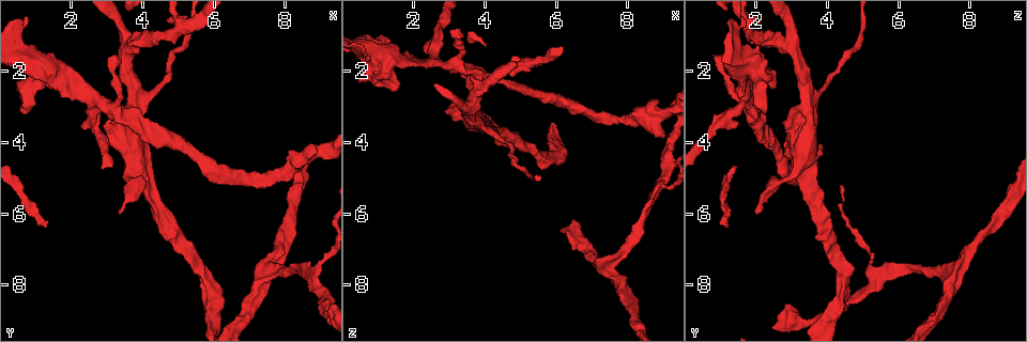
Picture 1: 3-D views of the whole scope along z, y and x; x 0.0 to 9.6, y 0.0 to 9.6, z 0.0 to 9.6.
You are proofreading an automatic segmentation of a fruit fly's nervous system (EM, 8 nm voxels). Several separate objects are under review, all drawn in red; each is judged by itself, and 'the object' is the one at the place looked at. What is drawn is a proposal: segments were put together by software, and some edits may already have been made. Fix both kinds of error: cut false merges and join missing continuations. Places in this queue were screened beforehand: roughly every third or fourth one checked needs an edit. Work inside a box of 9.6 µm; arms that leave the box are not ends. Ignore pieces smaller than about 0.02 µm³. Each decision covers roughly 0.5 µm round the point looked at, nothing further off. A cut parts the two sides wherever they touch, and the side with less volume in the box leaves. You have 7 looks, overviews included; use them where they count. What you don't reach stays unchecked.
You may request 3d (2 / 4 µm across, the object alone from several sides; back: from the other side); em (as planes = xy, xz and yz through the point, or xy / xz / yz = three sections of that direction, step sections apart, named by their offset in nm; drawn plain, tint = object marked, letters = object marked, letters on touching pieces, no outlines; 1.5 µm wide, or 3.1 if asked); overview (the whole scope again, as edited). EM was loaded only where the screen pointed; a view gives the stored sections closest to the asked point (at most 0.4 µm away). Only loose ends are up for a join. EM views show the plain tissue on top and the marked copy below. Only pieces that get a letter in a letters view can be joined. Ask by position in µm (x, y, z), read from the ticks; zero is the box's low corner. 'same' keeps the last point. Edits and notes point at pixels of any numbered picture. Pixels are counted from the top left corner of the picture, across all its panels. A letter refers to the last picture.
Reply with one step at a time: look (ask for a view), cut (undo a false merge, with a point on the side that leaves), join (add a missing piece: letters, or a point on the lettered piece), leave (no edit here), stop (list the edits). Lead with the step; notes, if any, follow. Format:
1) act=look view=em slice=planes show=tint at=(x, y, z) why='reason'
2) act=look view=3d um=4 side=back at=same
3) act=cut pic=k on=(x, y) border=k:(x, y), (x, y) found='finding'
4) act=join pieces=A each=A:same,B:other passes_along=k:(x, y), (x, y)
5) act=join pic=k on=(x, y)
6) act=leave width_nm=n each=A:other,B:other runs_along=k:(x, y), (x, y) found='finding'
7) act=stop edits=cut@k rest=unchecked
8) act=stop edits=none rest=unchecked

act=look view=3d um=4 at=(1.30, 6.35, 1.25) why='branch stops here'

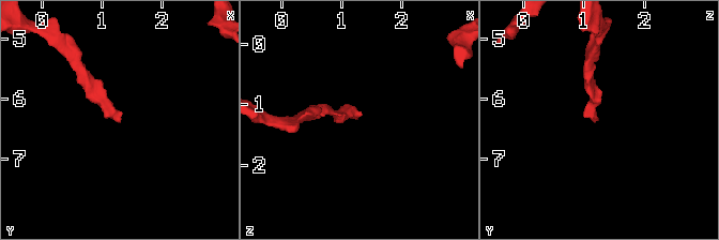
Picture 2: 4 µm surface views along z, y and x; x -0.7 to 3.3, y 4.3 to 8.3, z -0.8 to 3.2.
act=look view=em slice=xy step=8 show=letters at=(1.30, 6.35, 1.20) why='need the tissue'

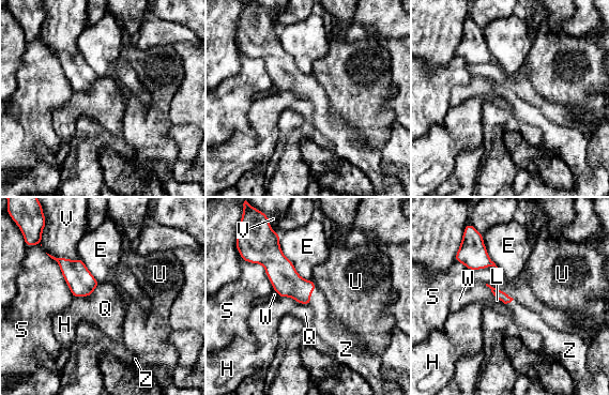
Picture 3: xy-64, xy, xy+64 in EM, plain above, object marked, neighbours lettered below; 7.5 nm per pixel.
act=join pieces=Z each=E:other,H:other,L:other,Q:other,S:other,U:other,V:other,W:other,Z:same found='the neuron continues'

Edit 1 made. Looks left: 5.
act=look view=overview

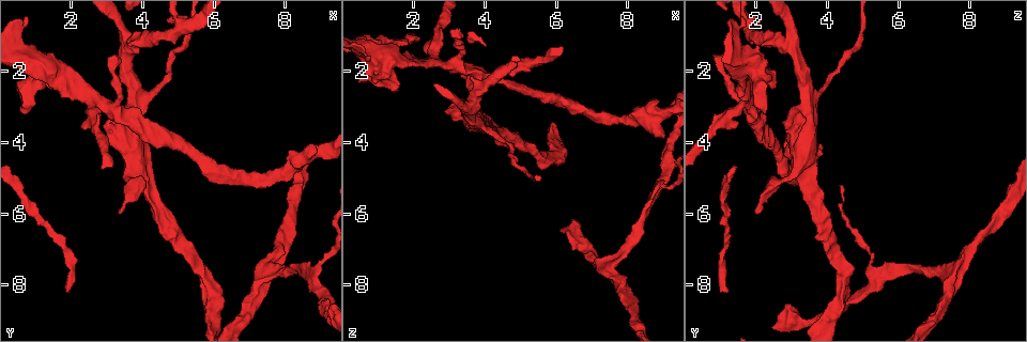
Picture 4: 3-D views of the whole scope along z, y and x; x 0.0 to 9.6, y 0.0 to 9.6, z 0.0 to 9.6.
act=look view=3d um=2 at=(0.75, 3.25, 2.25) why='free end'

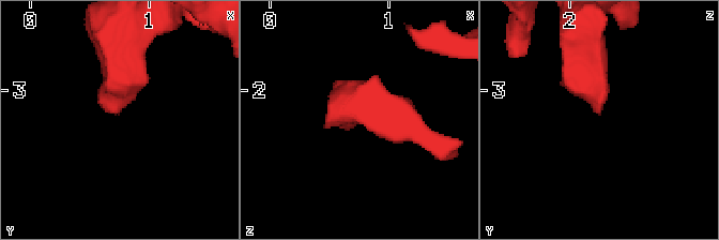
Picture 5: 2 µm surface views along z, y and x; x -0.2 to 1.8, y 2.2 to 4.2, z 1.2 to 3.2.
act=look view=em slice=planes show=letters at=(0.76, 3.18, 2.30)

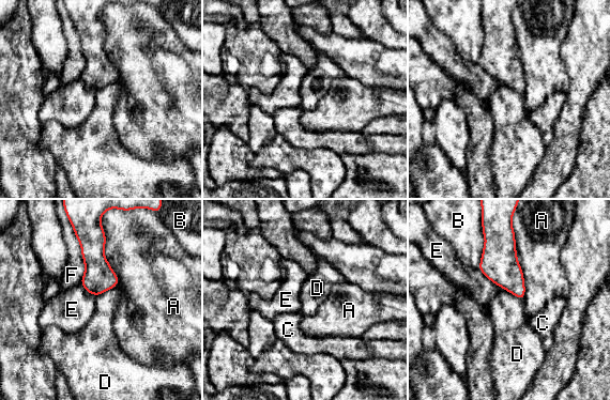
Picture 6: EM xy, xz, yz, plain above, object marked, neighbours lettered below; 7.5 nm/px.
act=leave each=A:other,B:other,C:other,D:other,E:other,F:other border=6:(513, 229), (524, 300) found='no lettered piece goes on from it'

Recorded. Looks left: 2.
act=look view=em slice=planes show=letters at=(3.40, 6.00, 2.00) why='branch stops here'

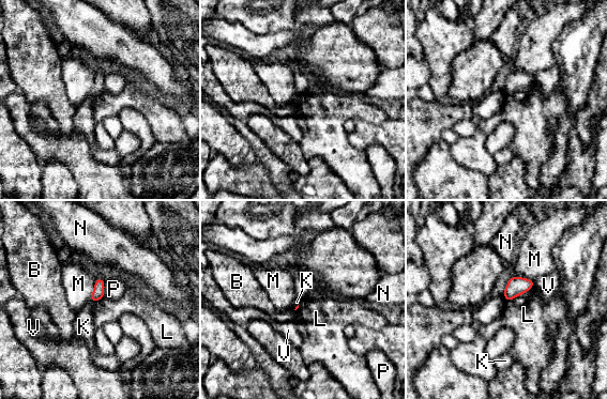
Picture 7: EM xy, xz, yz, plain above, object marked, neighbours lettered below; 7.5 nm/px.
act=leave each=B:other,K:other,L:other,M:other,N:other,P:other,V:other border=7:(533, 287), (505, 301) found='none of them fits'

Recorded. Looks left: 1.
act=stop edits=join@3 rest=unchecked

